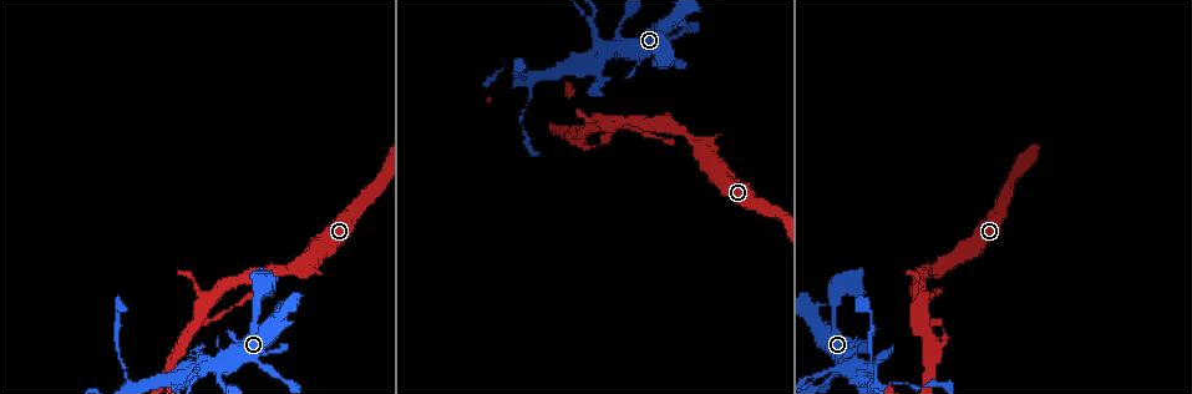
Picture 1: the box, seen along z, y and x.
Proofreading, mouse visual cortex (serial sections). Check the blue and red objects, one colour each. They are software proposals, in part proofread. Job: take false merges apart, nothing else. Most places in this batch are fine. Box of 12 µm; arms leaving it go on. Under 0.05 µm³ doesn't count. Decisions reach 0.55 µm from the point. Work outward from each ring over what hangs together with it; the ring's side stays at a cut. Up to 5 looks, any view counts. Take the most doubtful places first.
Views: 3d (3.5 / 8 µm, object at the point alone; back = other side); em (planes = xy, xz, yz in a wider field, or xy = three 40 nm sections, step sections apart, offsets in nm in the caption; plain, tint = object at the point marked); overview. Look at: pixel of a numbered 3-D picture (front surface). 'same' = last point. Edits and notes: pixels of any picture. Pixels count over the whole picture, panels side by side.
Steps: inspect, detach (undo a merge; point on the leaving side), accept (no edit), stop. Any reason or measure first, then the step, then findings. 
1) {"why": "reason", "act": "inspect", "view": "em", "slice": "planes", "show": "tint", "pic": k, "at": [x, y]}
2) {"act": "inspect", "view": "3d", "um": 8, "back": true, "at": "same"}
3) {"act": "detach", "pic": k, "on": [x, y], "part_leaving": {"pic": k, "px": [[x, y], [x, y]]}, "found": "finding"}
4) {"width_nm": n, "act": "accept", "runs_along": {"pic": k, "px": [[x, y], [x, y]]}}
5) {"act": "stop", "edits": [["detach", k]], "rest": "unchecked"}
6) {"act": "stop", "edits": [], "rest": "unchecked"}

{"why": "calibre changes", "act": "inspect", "view": "3d", "um": 8, "pic": 1, "at": [194, 372]}

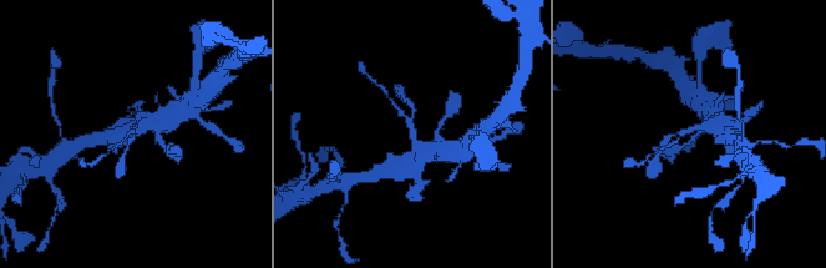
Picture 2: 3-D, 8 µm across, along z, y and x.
{"why": "zoom in", "act": "inspect", "view": "3d", "um": 3.5, "pic": 2, "at": [409, 123]}

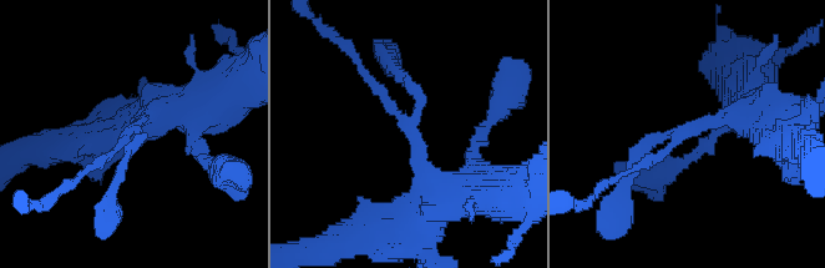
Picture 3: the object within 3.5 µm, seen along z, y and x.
{"act": "inspect", "view": "em", "slice": "planes", "show": "tint", "pic": 3, "at": [689, 126]}

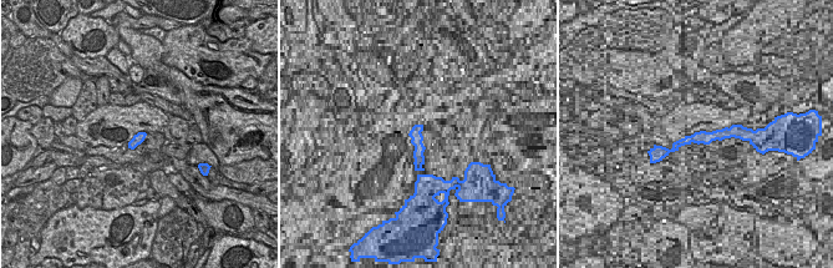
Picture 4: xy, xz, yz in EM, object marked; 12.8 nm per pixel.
{"act": "accept", "runs_along": {"pic": 3, "px": [[754, 107], [649, 138], [633, 170]]}, "found": "continuous, no second cell"}

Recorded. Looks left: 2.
{"why": "thick turns thin", "act": "inspect", "view": "3d", "um": 8, "pic": 1, "at": [185, 335]}

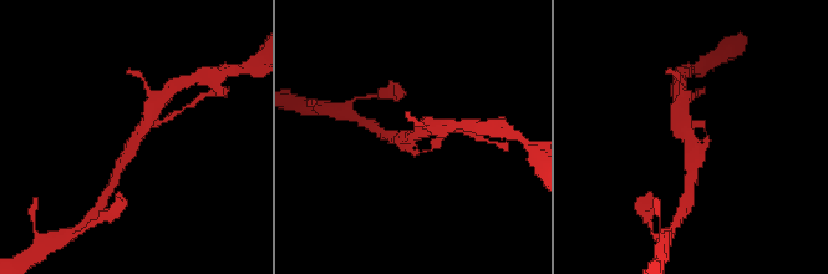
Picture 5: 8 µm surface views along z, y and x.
{"act": "inspect", "view": "3d", "um": 3.5, "pic": 5, "at": [695, 136]}

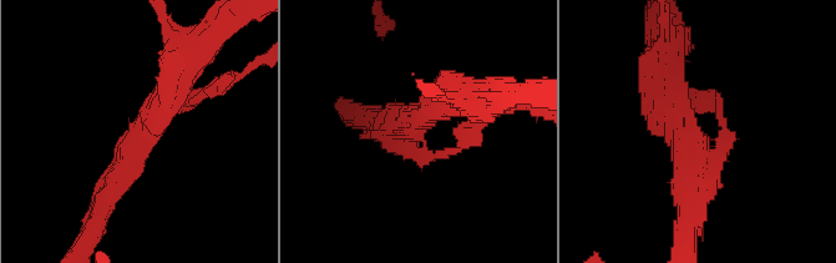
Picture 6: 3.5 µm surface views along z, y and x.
{"act": "detach", "pic": 6, "on": [710, 106], "found": "two cells meet here"}

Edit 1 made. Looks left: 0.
{"act": "stop", "edits": [["detach", 6]], "rest": "unchecked"}

